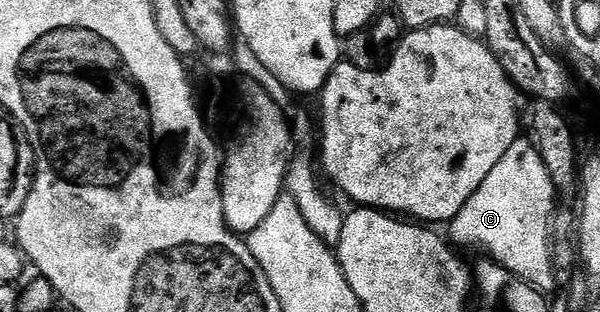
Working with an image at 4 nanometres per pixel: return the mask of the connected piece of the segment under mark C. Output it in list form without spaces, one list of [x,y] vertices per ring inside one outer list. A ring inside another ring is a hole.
[[[519,138],[512,146],[508,146],[508,154],[504,154],[504,158],[496,162],[492,174],[484,178],[480,190],[476,190],[476,194],[468,198],[460,214],[456,214],[456,218],[449,221],[449,239],[455,245],[463,244],[466,248],[483,248],[486,251],[483,253],[508,269],[511,277],[528,282],[543,294],[550,294],[554,288],[554,276],[556,277],[552,251],[550,252],[550,219],[554,216],[554,197],[556,191],[553,180],[539,149],[533,143],[530,145],[525,138]]]

